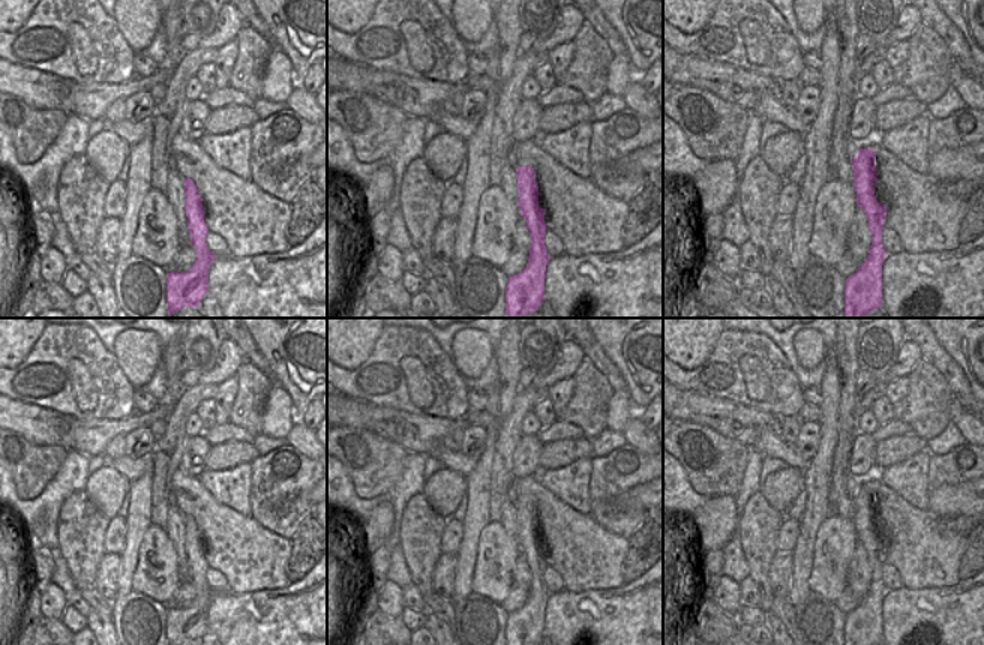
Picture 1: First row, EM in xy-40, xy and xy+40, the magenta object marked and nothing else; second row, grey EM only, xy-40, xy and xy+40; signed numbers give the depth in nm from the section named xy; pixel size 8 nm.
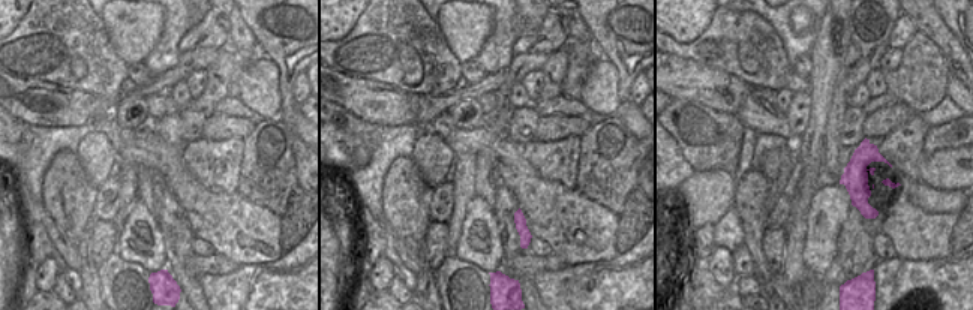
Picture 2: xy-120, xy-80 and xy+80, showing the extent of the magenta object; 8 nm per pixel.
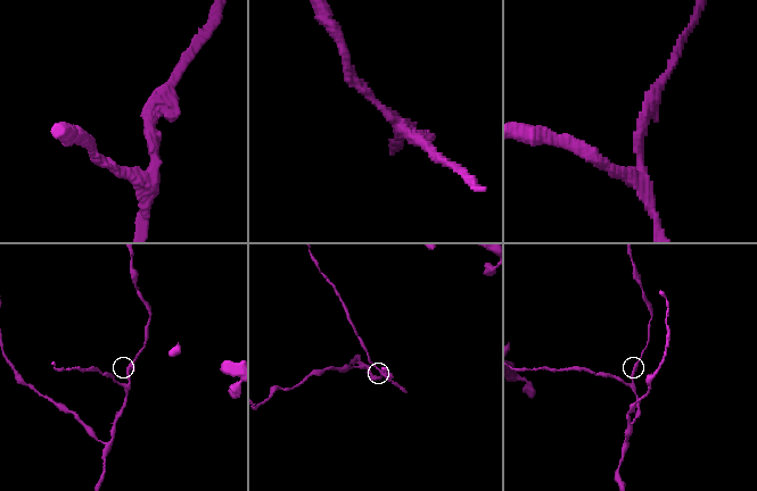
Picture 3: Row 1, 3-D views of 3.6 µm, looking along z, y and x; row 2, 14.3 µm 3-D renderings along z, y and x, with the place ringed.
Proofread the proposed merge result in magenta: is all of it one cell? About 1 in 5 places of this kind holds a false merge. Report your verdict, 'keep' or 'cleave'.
keep

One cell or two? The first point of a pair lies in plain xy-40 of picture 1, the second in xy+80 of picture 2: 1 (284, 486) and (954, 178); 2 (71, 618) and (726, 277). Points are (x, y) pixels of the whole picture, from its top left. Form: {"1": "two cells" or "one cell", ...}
{"1": "two cells", "2": "two cells"}

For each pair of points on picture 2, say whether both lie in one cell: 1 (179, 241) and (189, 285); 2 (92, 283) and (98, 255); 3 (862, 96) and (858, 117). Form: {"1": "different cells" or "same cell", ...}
{"1": "same cell", "2": "different cells", "3": "different cells"}

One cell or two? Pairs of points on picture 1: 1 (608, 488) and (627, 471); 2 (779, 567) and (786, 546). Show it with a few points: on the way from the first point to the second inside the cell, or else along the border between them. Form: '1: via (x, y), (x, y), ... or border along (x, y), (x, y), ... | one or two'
1: via (612, 483), (623, 473) | one
2: border along (777, 552), (791, 554) | two

